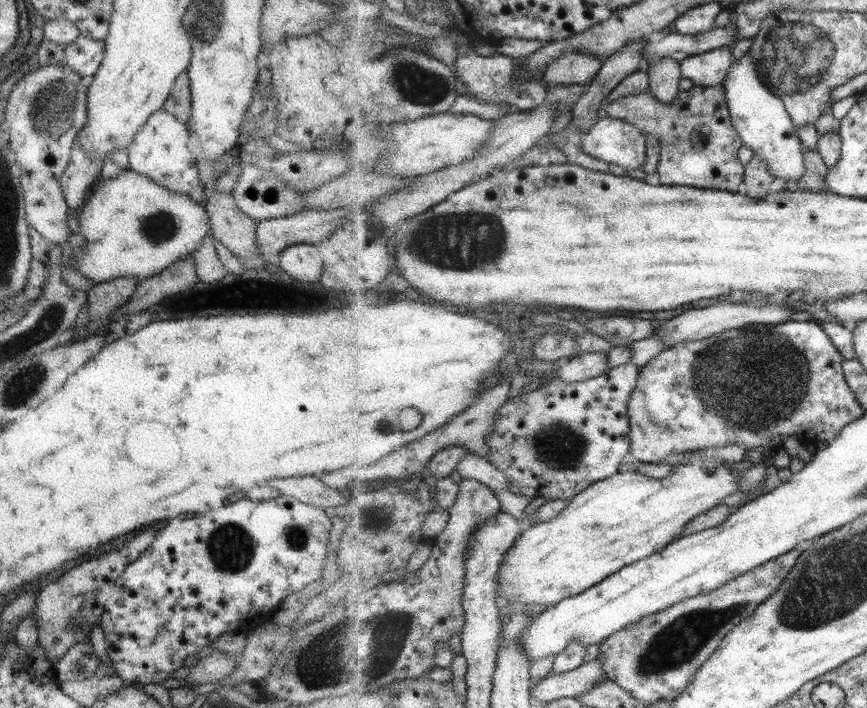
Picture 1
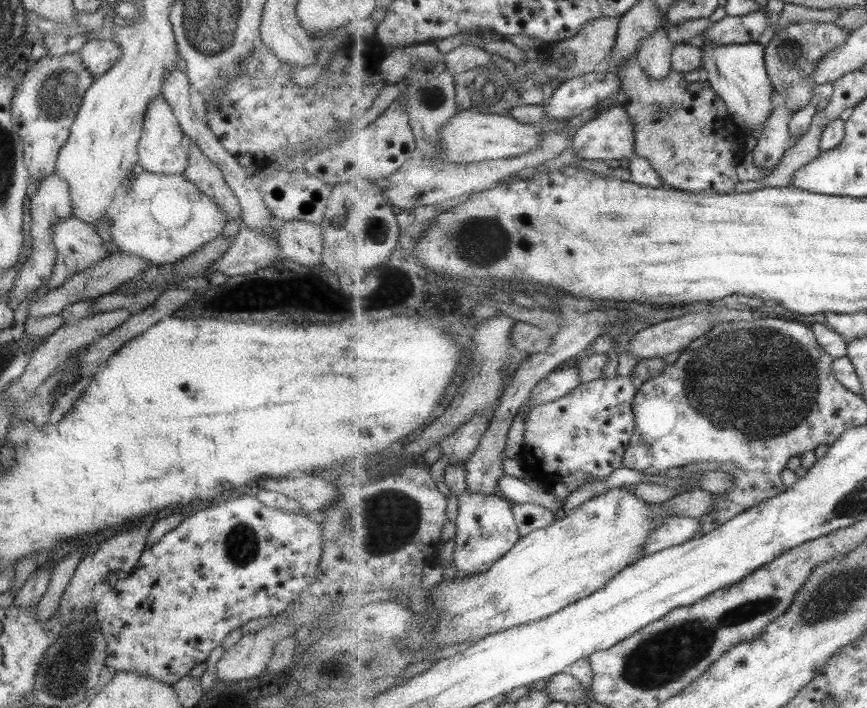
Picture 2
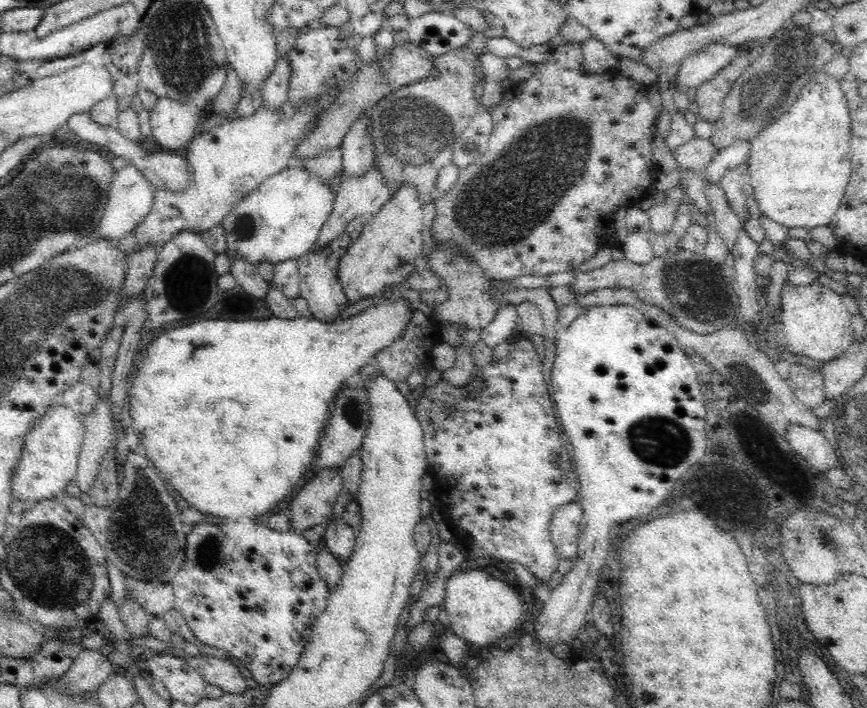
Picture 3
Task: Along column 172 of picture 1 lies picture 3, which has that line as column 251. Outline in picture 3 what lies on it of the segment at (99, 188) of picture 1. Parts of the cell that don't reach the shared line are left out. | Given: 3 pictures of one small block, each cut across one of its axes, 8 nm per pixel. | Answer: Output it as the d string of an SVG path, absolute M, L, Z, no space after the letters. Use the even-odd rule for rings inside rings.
M290 165L282 171L272 174L263 180L256 190L247 193L221 222L226 233L225 253L231 259L239 254L255 265L262 260L276 264L291 258L297 259L316 246L315 242L318 240L322 225L332 212L335 194L328 182L324 182L323 178L301 165Z

